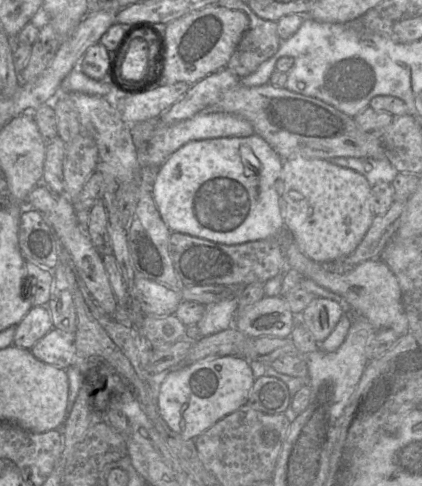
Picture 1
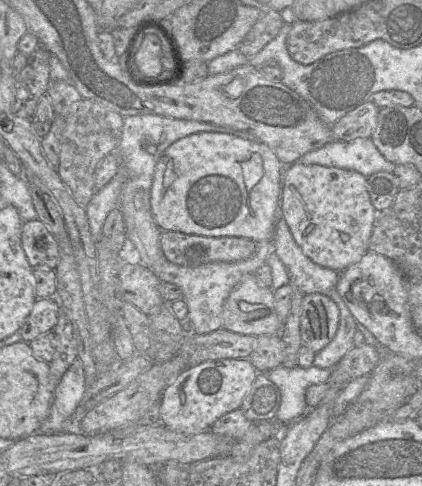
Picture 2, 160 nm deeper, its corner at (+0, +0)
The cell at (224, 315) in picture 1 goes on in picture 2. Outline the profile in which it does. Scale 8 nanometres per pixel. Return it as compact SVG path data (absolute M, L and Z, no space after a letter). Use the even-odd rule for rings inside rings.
M271 240L257 242L253 255L236 262L213 262L197 267L184 267L162 259L157 269L151 269L161 282L178 286L183 293L183 300L188 306L188 318L194 326L195 334L208 334L222 328L223 305L230 292L240 282L243 276L254 274L265 264L267 256L273 251Z

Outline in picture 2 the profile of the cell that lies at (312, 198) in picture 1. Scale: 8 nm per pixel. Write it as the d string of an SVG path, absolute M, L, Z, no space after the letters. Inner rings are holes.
M294 162L283 168L282 194L279 217L284 219L296 244L314 263L338 272L343 272L358 262L368 251L377 211L368 193L367 177L357 171L322 165L307 165Z

